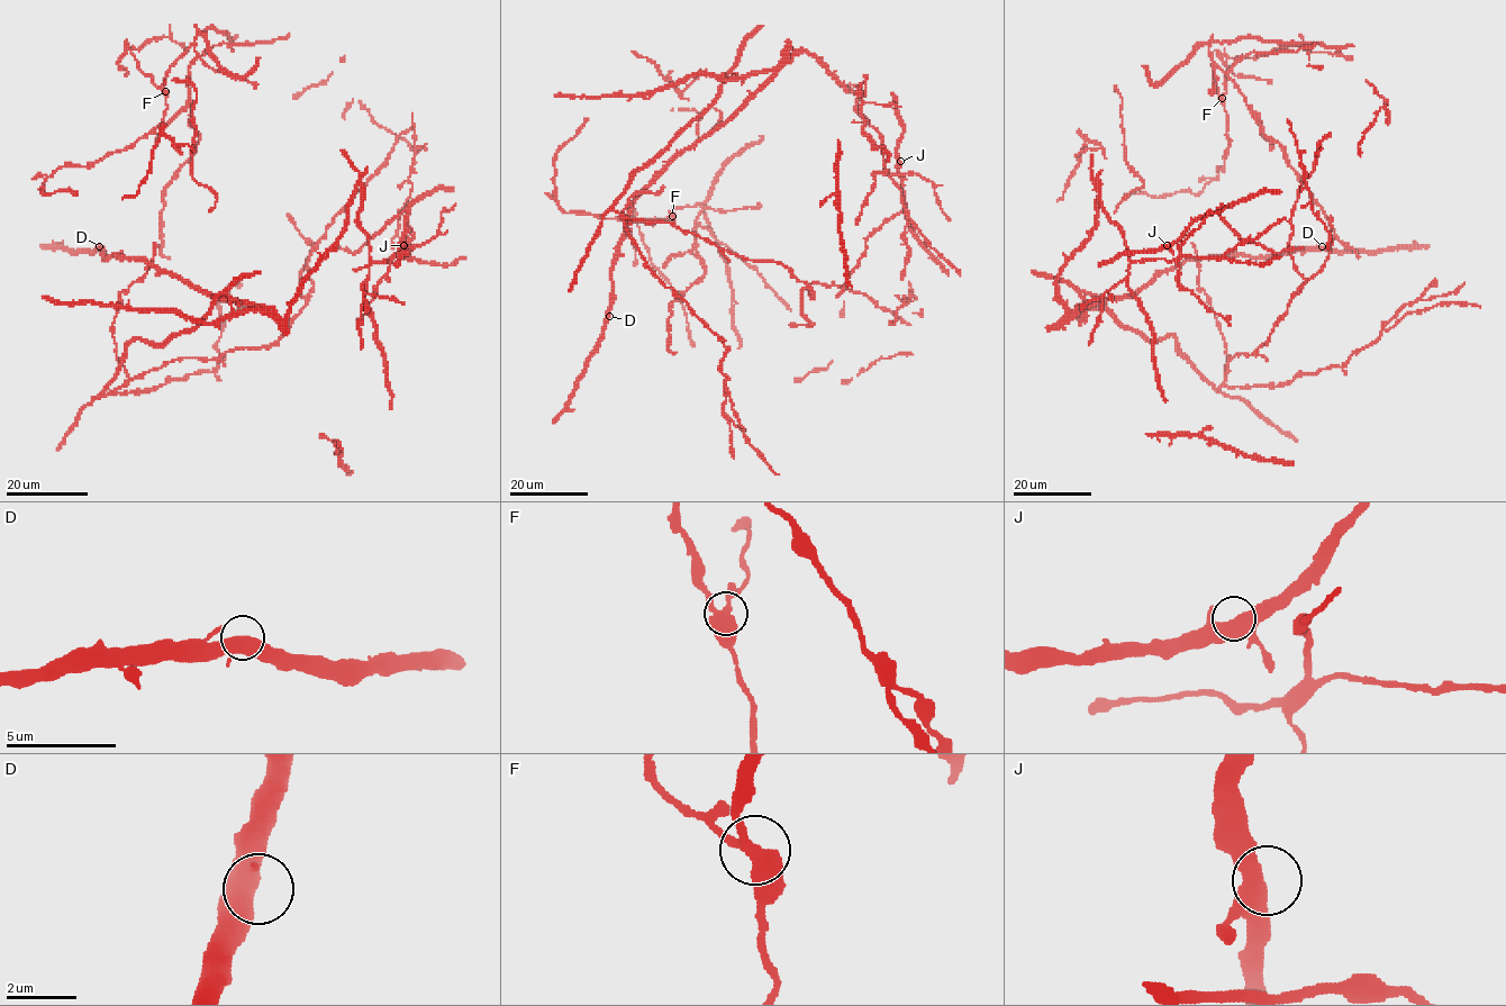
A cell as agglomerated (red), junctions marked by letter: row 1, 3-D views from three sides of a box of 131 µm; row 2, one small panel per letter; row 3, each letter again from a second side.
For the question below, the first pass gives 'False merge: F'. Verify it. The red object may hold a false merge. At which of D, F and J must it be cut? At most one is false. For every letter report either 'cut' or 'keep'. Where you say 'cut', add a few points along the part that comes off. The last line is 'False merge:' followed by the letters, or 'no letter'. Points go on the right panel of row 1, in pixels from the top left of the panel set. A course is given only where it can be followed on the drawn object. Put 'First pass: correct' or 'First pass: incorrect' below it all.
D: keep
F: cut | (1222, 98), (1226, 92), (1224, 48)
J: keep
False merge: F
First pass: correct

